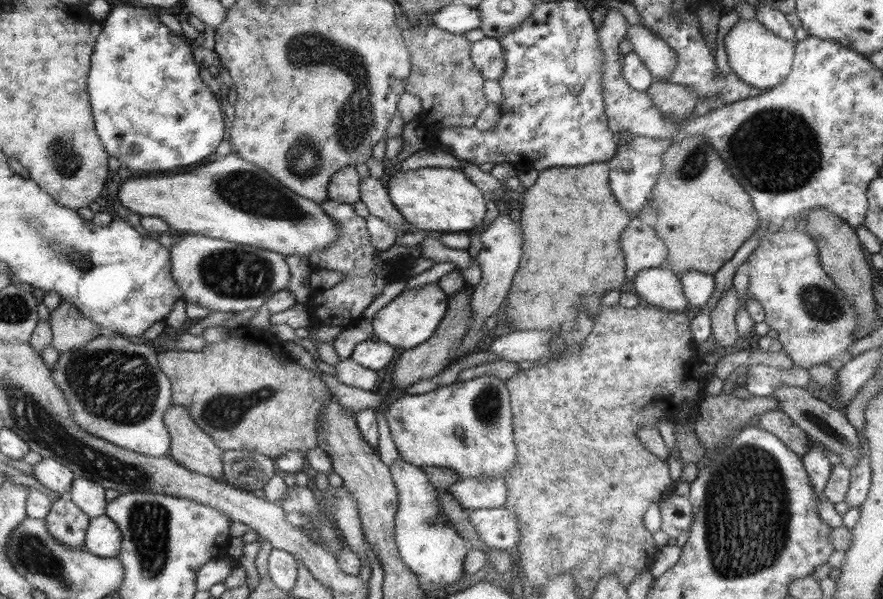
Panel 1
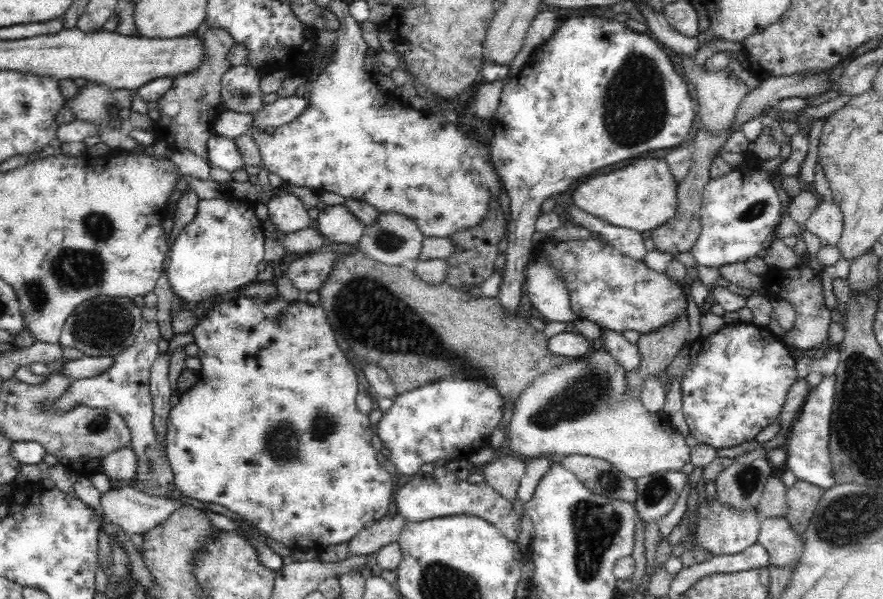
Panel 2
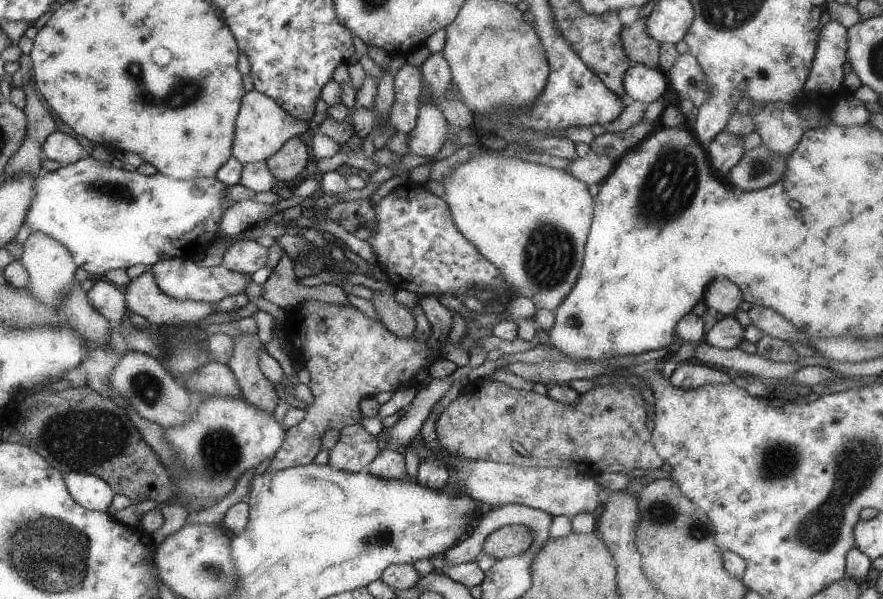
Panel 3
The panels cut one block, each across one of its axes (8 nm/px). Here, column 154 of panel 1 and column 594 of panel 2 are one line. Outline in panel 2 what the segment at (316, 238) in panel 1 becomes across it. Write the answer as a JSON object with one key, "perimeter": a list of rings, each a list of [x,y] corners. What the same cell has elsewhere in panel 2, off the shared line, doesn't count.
{"perimeter":[[[636,160],[624,170],[610,172],[580,184],[572,192],[574,206],[598,220],[636,232],[654,232],[678,212],[678,182],[666,160]]]}

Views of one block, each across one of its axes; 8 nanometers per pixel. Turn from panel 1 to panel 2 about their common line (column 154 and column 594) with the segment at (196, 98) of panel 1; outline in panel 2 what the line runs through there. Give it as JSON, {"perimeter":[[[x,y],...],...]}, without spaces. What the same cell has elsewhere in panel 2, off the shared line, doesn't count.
{"perimeter":[[[574,16],[566,20],[550,40],[530,56],[518,76],[510,78],[502,90],[498,114],[492,118],[494,140],[490,142],[492,162],[510,196],[508,250],[502,288],[498,300],[504,316],[516,316],[524,284],[524,268],[530,264],[532,234],[542,204],[554,194],[566,192],[576,180],[604,166],[628,160],[648,150],[680,148],[686,136],[692,136],[698,118],[692,106],[690,84],[674,70],[668,54],[650,34],[638,34],[624,22],[602,20],[600,16]]]}

